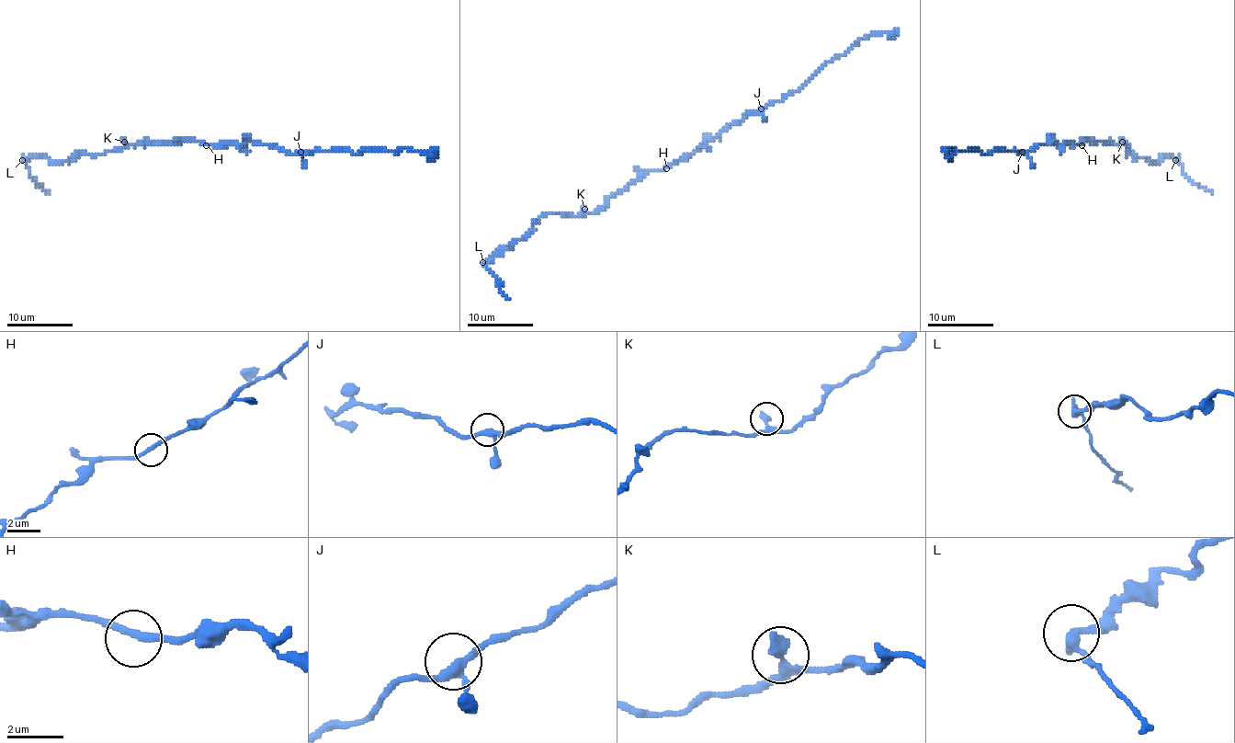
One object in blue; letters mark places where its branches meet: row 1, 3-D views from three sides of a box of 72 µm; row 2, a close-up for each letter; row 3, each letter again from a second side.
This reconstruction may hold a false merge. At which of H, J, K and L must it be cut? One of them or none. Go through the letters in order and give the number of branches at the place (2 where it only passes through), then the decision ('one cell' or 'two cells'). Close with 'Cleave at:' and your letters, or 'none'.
H: 2 branches meet; one cell
J: 3 branches meet; one cell
K: 2 branches meet; one cell
L: 2 branches meet; two cells
Cleave at: L

